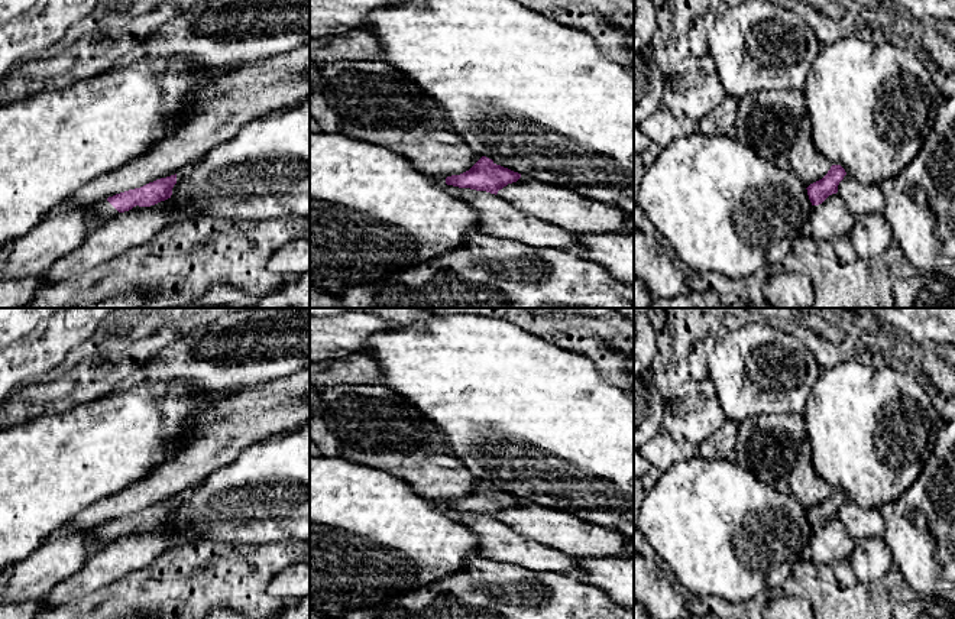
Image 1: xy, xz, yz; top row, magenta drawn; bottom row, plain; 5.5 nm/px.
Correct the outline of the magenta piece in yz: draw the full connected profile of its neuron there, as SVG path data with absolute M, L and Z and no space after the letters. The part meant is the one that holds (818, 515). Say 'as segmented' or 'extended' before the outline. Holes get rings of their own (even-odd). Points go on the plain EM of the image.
as segmented; M832 489L822 503L810 508L806 513L812 529L819 529L829 519L836 518L838 509L845 499L846 496L841 489Z

